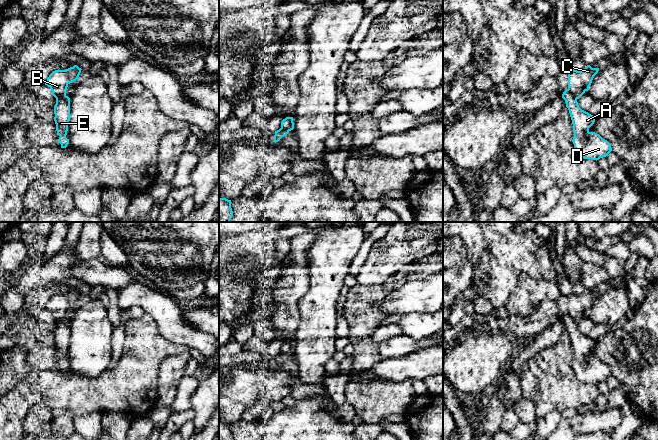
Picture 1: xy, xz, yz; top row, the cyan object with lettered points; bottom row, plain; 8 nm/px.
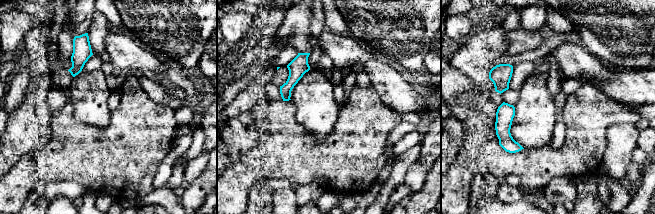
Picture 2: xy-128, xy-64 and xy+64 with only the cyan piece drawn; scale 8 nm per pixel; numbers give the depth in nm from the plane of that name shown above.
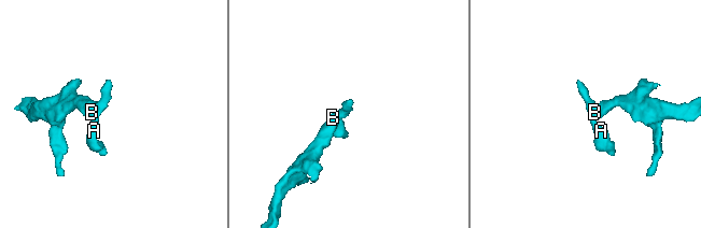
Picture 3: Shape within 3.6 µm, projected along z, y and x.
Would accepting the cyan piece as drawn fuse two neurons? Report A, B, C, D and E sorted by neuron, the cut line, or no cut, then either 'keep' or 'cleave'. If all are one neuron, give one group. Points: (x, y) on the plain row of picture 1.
groups A D E / B C; cut xy (64, 294), (69, 307); cleave

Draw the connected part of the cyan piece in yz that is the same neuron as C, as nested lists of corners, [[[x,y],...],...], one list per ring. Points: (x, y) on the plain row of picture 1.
[[[587,289],[582,295],[571,294],[568,296],[568,314],[579,323],[592,307],[594,300],[598,297],[599,292],[592,292]]]

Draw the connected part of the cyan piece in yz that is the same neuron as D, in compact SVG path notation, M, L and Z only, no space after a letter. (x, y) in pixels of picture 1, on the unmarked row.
M566 313L562 322L565 324L573 348L574 362L572 364L575 375L580 382L599 384L606 381L611 375L611 368L599 358L590 356L595 341L582 334L574 319Z

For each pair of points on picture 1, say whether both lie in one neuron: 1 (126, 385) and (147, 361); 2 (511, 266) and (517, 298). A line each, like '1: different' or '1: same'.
1: same
2: different

